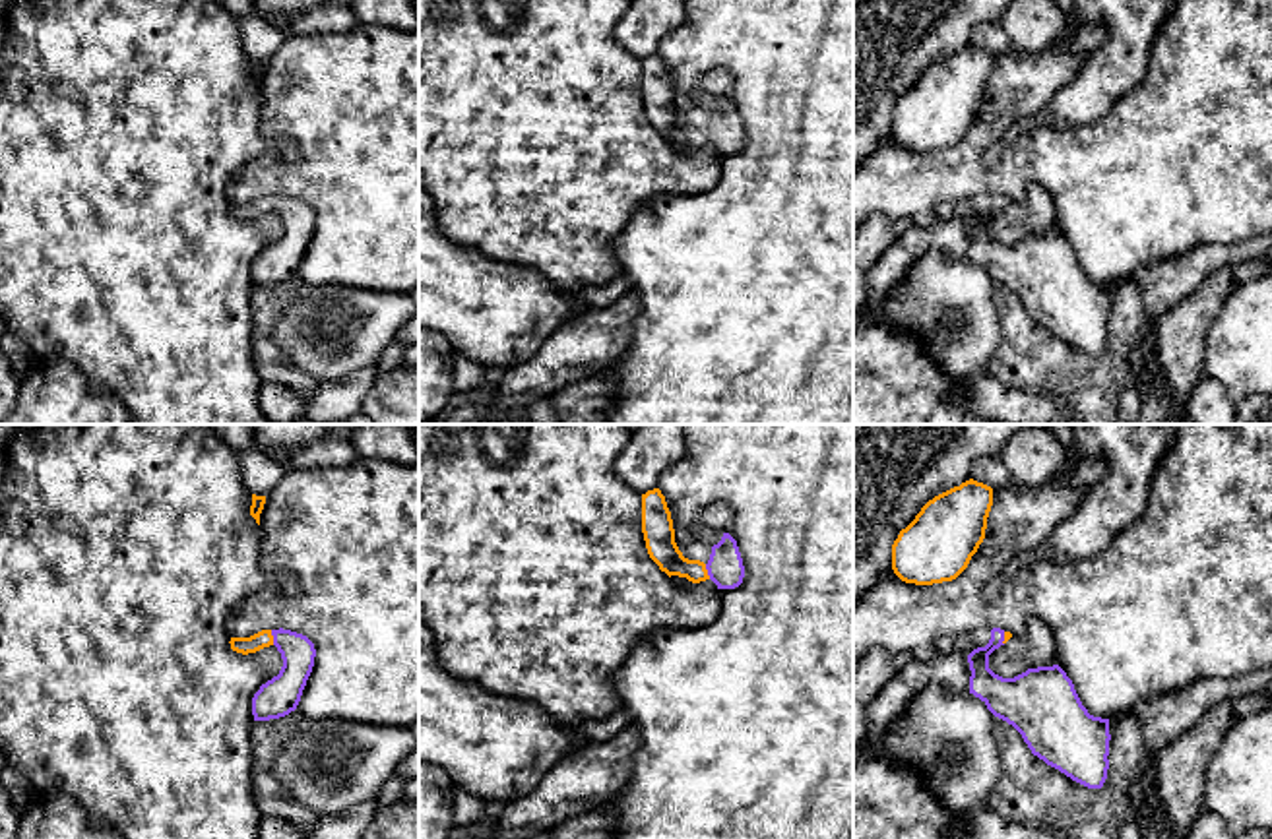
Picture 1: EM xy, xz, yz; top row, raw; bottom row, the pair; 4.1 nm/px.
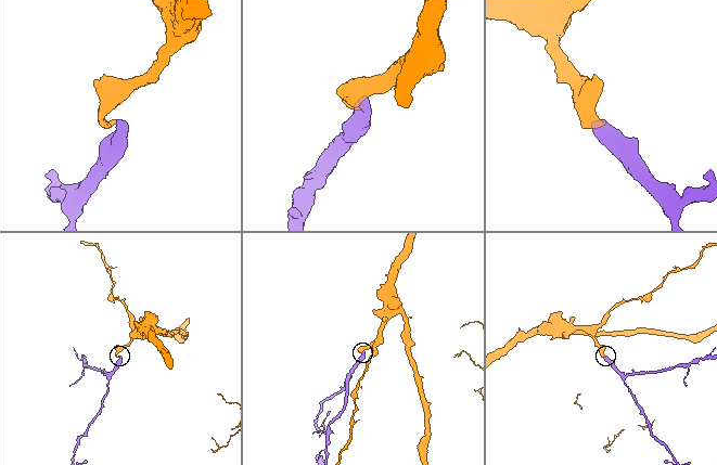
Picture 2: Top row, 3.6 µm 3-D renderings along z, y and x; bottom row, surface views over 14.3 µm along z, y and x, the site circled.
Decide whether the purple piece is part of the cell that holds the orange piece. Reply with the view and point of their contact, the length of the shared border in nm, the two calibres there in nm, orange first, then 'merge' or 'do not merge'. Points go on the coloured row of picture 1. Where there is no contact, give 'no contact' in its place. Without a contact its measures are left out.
xy (272, 638) | 70 nm | 70/160 nm | merge

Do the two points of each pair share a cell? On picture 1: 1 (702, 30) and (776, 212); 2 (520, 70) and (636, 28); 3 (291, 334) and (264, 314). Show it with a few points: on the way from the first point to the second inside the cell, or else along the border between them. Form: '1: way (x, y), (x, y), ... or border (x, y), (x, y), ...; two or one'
1: way (747, 74), (776, 103), (776, 167); one
2: border (617, 20), (615, 39), (640, 61); two
3: border (303, 285), (274, 330), (274, 340), (295, 367); two

